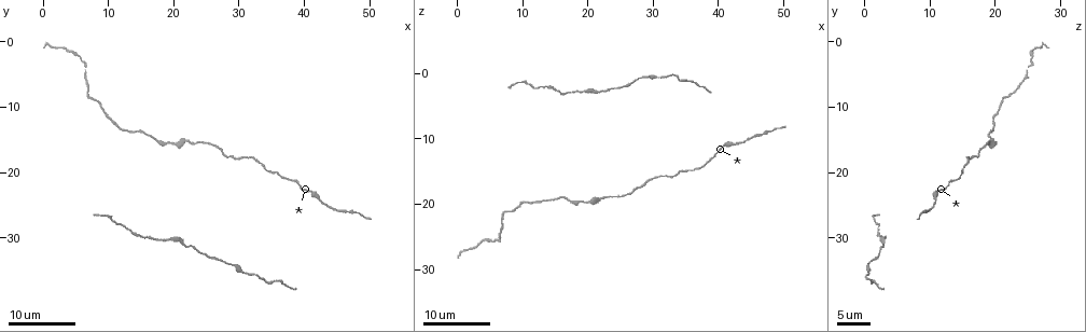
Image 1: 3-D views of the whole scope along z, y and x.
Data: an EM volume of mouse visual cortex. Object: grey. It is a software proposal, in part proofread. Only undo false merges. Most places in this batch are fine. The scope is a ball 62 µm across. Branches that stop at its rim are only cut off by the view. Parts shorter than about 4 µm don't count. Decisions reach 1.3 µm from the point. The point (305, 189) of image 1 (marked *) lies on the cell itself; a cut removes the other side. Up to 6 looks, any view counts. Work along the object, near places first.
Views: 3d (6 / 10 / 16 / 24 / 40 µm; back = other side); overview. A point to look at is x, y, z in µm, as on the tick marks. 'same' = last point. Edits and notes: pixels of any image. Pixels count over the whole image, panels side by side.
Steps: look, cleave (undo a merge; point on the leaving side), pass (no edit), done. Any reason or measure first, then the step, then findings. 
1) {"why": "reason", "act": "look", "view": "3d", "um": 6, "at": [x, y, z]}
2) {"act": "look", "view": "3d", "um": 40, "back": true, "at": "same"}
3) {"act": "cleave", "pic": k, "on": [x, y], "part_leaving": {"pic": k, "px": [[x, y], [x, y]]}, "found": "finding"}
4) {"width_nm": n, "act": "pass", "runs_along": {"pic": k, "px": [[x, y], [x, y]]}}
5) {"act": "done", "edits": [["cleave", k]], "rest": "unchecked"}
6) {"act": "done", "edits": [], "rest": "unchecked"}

{"act": "look", "view": "3d", "um": 16, "at": [22.5, 15.5, 19.0]}

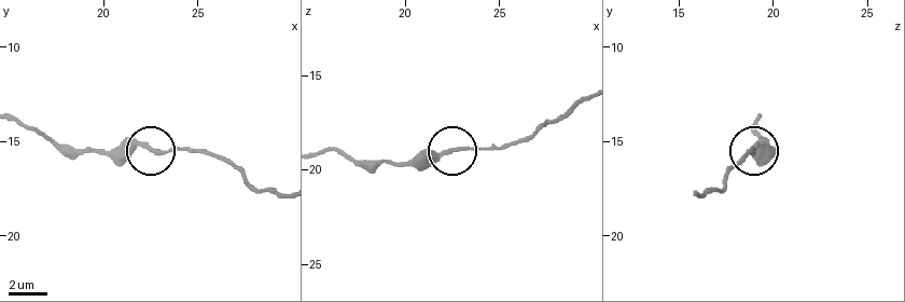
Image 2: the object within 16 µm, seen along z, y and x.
{"act": "look", "view": "3d", "um": 10, "at": [22.6, 15.4, 18.9]}

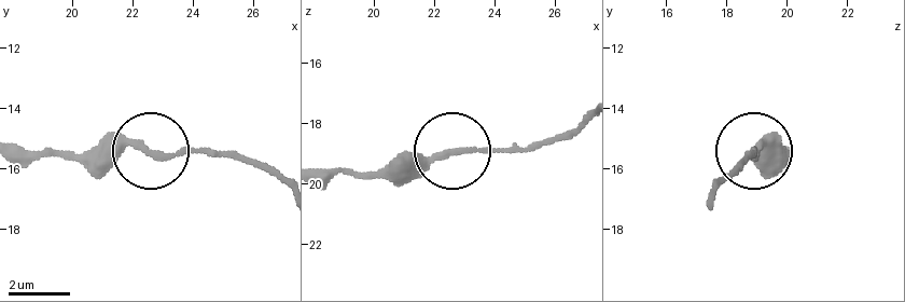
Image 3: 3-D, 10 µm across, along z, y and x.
{"act": "pass", "found": "continuous, no second cell"}

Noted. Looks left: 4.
{"why": "sudden change in width", "act": "look", "view": "3d", "um": 16, "at": [19.5, 30.5, 3.0]}

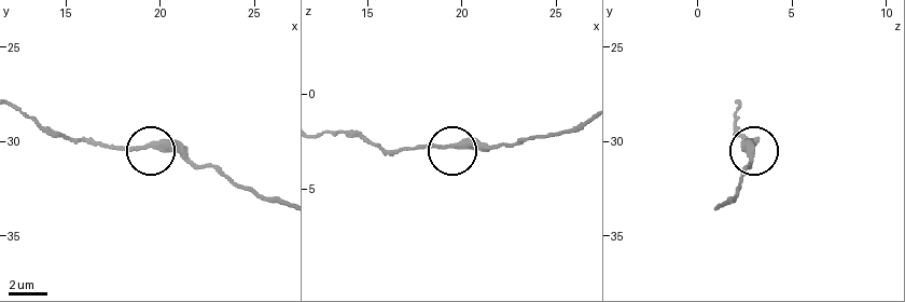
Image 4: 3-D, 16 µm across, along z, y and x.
{"act": "look", "view": "3d", "um": 10, "at": [19.2, 30.3, 2.7]}

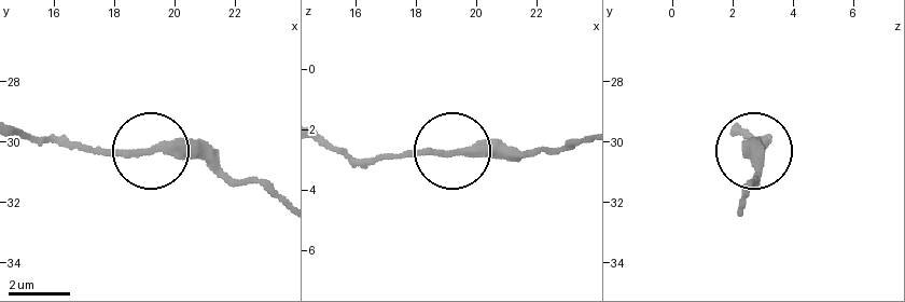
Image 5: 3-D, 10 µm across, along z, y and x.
{"act": "pass", "runs_along": {"pic": 5, "px": [[281, 202], [189, 155], [60, 148]]}, "found": "all the same cell"}

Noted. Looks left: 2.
{"why": "sudden change in width", "act": "look", "view": "3d", "um": 24, "at": [17.0, 14.5, 19.0]}

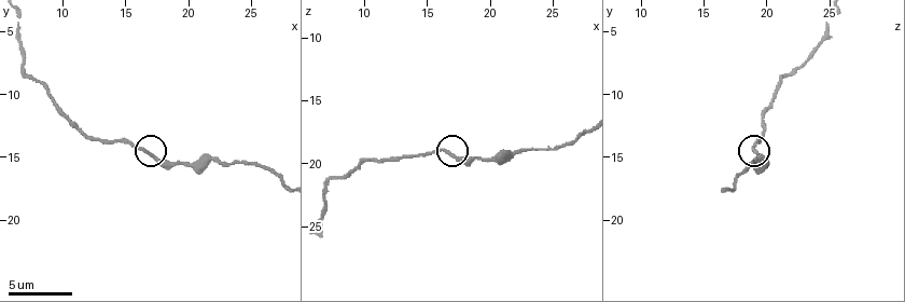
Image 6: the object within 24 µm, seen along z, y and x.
{"why": "closer look", "act": "look", "view": "3d", "um": 10, "at": [17.0, 14.6, 19.2]}

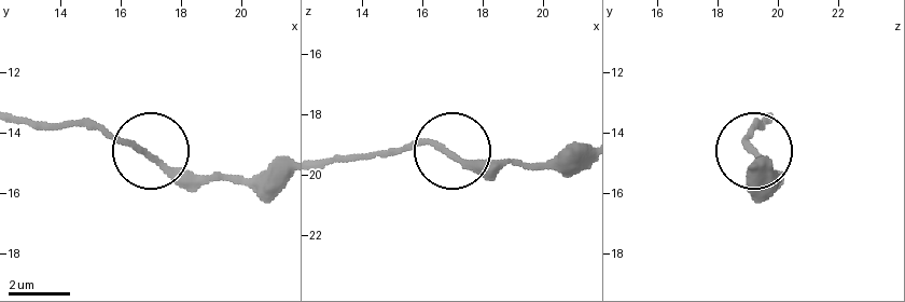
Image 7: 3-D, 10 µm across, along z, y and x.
{"width_nm": 190, "act": "pass", "runs_along": {"pic": 7, "px": [[580, 147], [542, 162], [472, 162], [441, 147], [381, 152]]}, "found": "all the same cell"}

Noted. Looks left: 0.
{"act": "done", "edits": [], "rest": "unchecked"}

